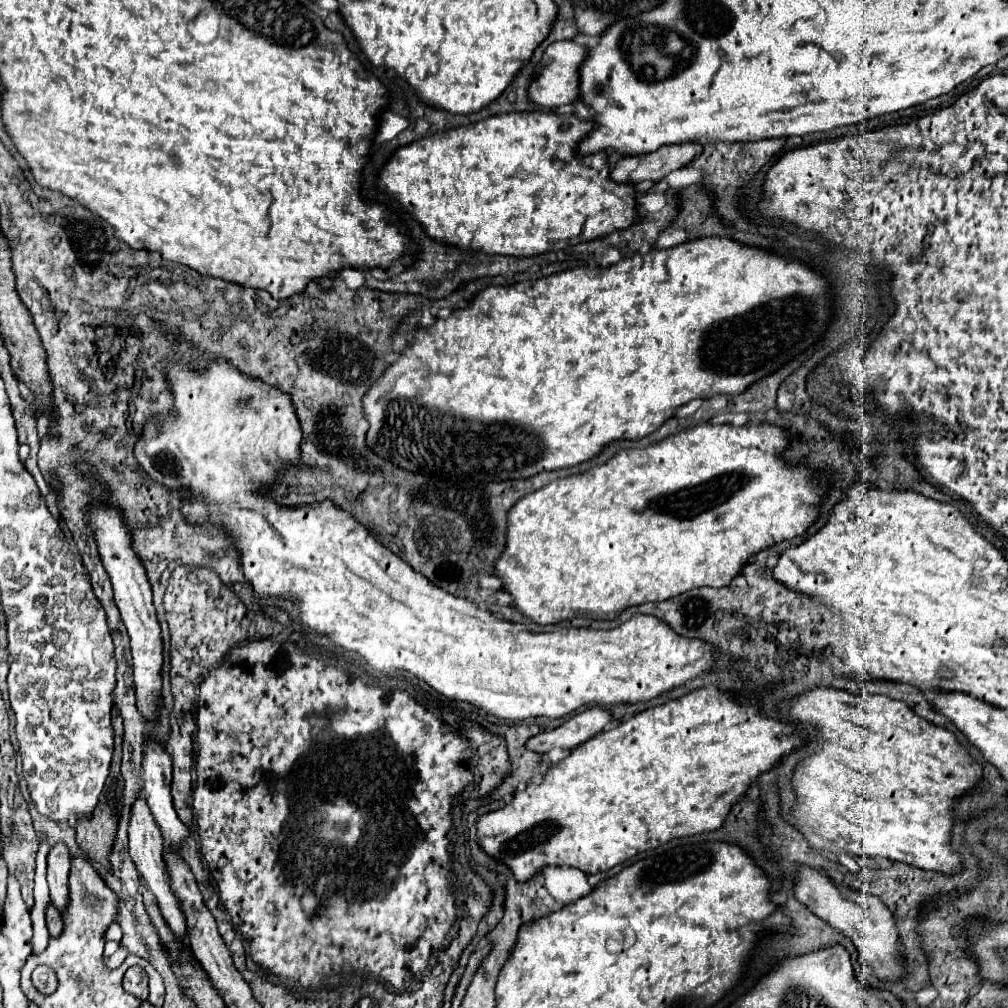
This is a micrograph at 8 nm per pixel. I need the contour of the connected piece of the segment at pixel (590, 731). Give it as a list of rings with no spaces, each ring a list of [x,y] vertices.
[[[587,708],[581,714],[571,716],[565,724],[553,730],[539,732],[527,742],[527,748],[545,754],[553,748],[577,748],[579,744],[593,738],[597,732],[601,732],[611,722],[611,714],[603,708]]]

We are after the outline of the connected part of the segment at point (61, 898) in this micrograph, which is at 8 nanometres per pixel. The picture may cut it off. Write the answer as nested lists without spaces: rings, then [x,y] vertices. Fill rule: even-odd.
[[[55,844],[47,856],[47,882],[51,892],[51,904],[57,910],[65,910],[69,904],[69,870],[71,856],[65,844]]]

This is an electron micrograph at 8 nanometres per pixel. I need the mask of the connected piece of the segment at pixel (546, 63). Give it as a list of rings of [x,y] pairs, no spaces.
[[[561,40],[561,42],[553,42],[551,46],[545,48],[543,52],[543,58],[541,58],[541,64],[543,64],[543,70],[537,78],[531,80],[529,84],[529,90],[527,90],[527,96],[543,106],[543,108],[557,108],[557,106],[563,106],[563,104],[571,104],[577,100],[577,94],[579,94],[579,76],[577,76],[577,70],[581,66],[581,60],[585,58],[585,48],[571,42],[571,40]]]

